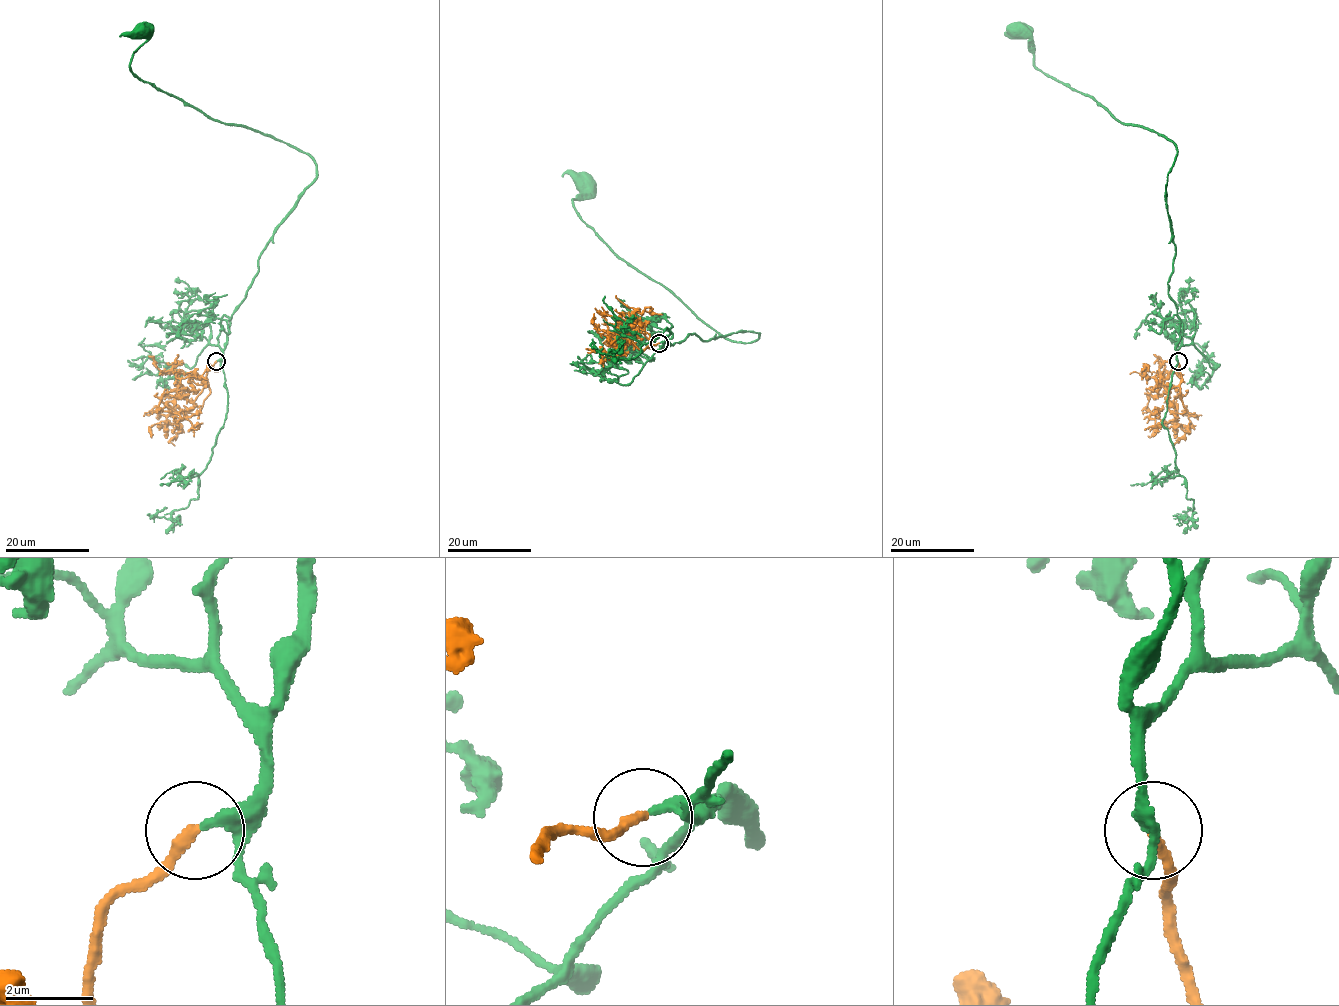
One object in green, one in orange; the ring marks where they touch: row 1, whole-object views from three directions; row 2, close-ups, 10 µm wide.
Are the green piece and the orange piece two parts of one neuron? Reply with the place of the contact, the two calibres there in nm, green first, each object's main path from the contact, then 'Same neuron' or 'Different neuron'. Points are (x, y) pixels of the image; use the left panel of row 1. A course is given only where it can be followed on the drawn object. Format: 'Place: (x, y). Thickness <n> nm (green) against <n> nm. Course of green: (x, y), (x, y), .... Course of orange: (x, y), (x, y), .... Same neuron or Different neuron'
Place: (216, 361). Thickness 240 nm (green) against 240 nm. Course of green: (216, 361), (261, 252), (316, 168), (306, 153), (221, 123), (143, 82), (130, 65), (148, 36), (145, 28). Course of orange: (216, 361), (208, 368), (208, 385), (193, 401), (180, 386), (166, 393), (159, 405), (197, 429). Same neuron

